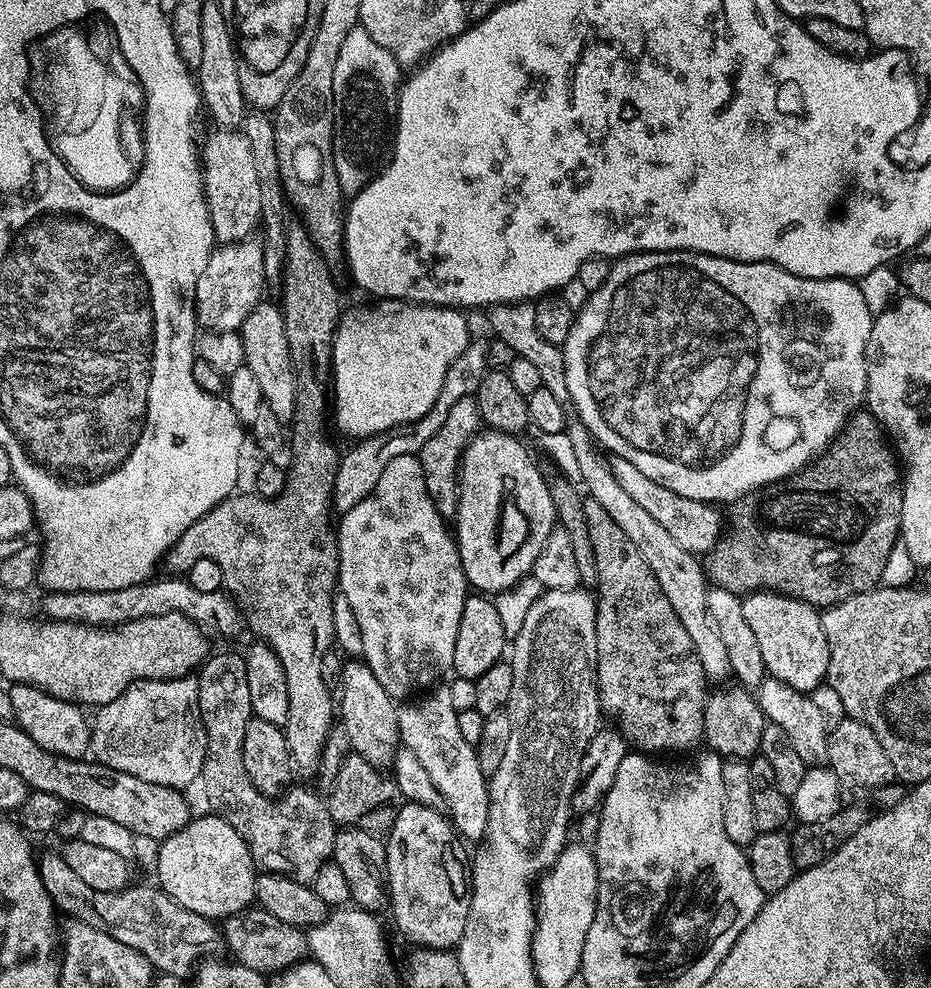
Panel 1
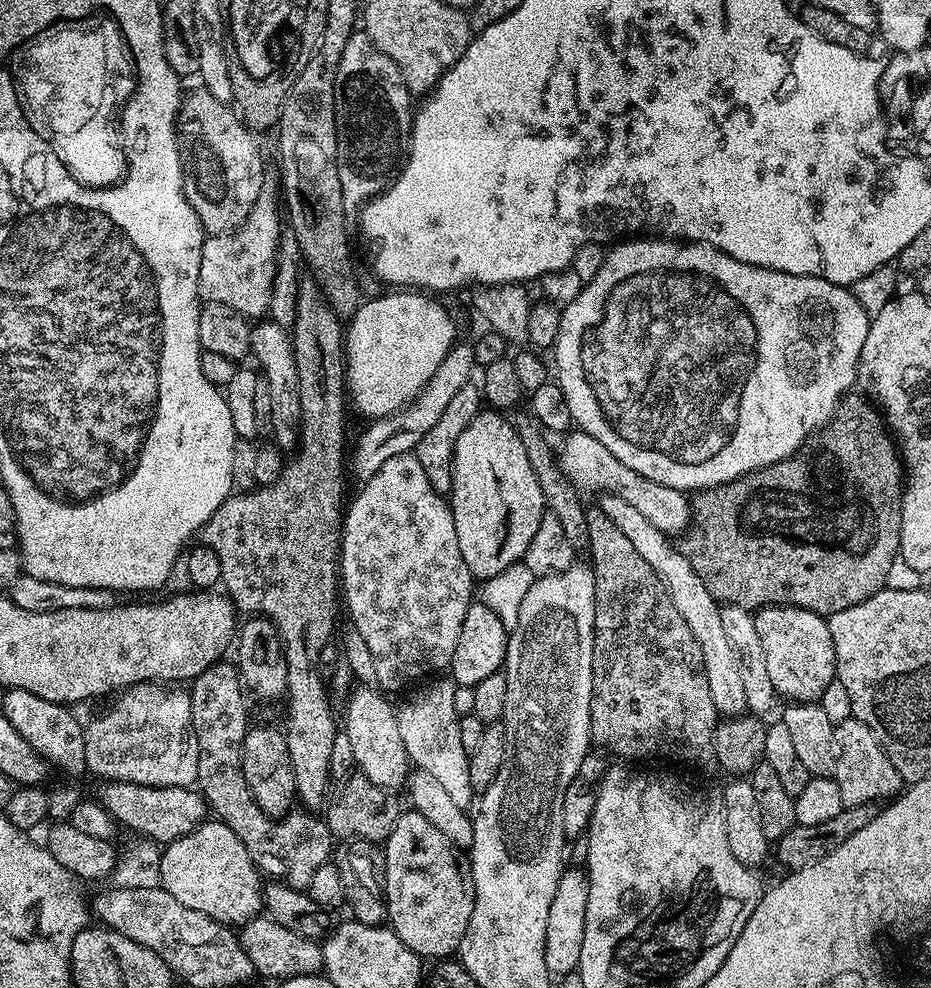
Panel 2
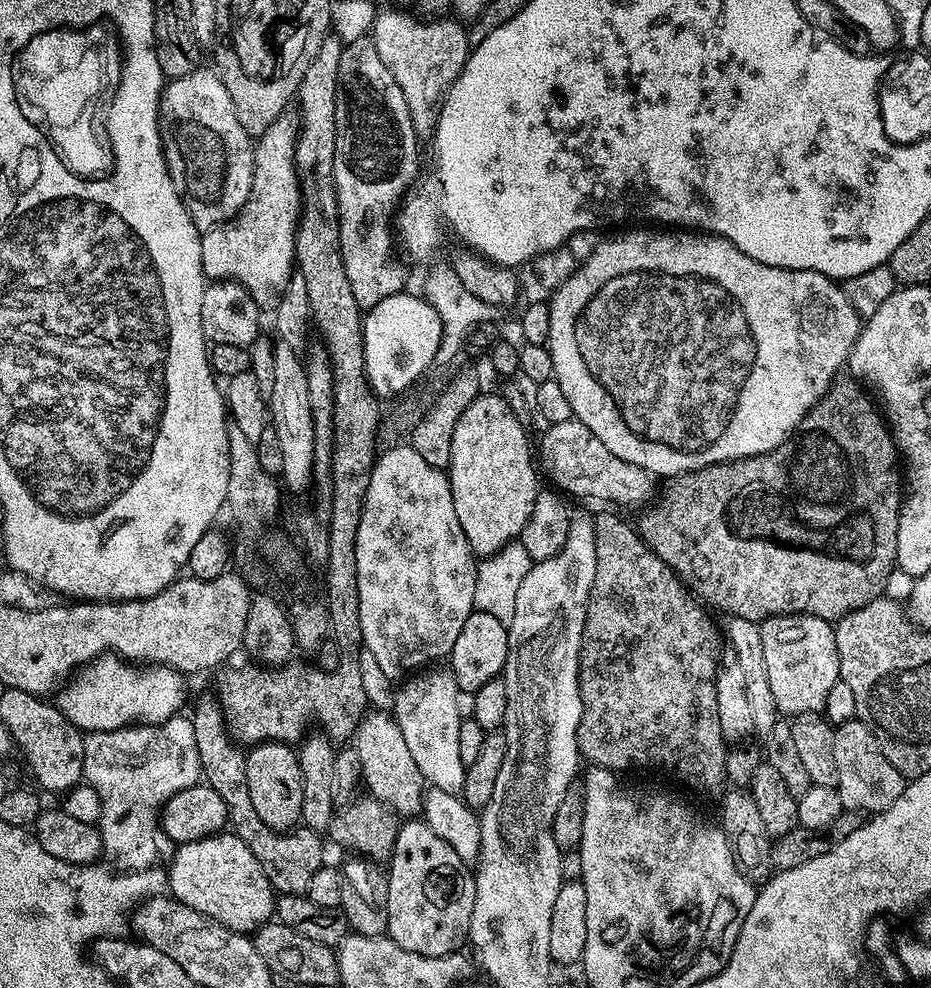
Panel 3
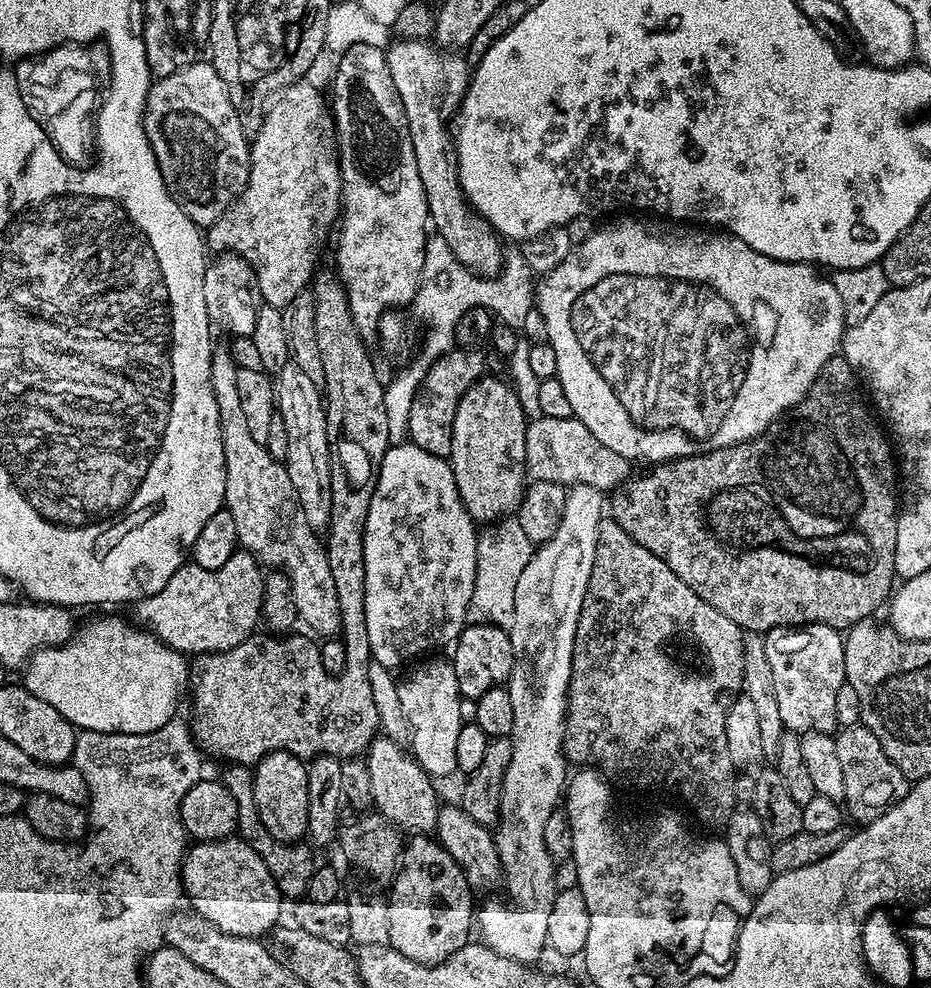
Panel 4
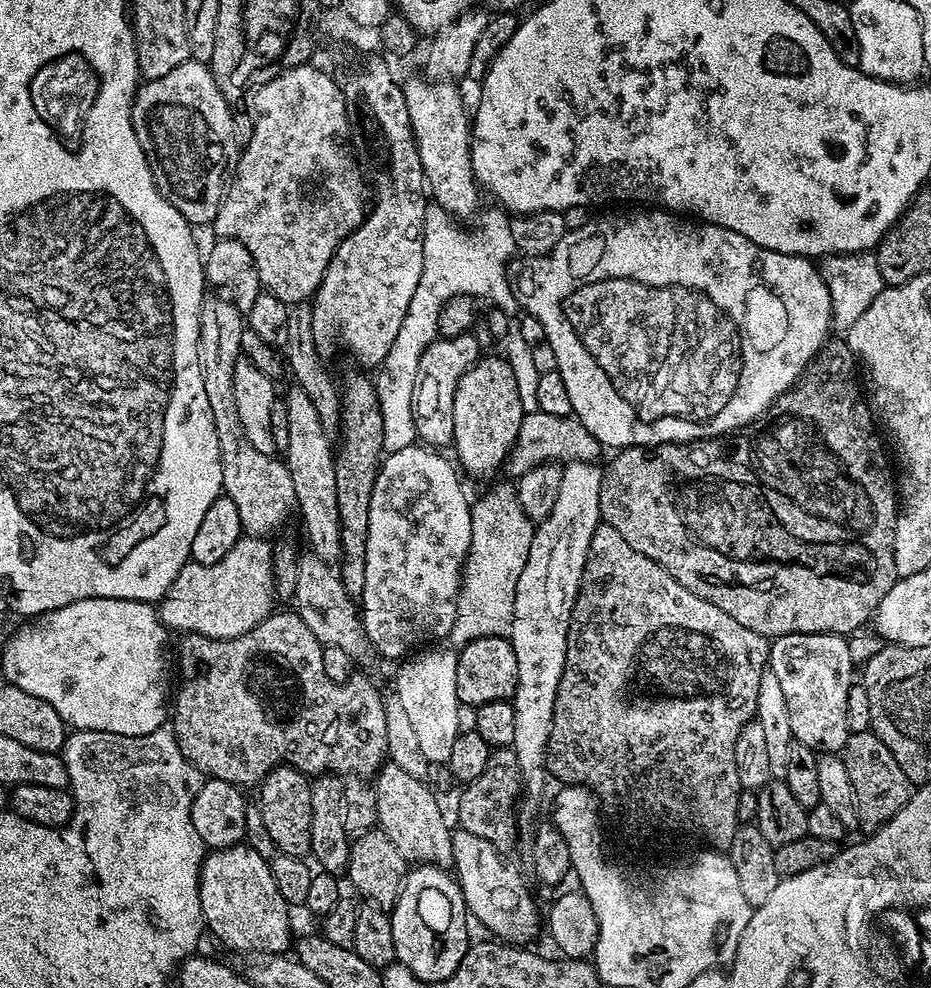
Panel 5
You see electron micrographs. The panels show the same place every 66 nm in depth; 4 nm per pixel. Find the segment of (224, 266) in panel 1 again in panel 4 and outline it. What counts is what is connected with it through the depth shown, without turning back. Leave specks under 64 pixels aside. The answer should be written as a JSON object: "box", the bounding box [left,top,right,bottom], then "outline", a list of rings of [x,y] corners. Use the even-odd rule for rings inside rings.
{"box":[206,79,342,309],"outline":[[[307,79],[297,80],[295,84],[291,84],[289,88],[283,89],[275,97],[276,100],[268,108],[268,113],[264,116],[264,121],[260,124],[256,136],[251,137],[250,151],[248,154],[248,181],[246,186],[241,190],[234,203],[229,206],[222,214],[222,218],[218,218],[218,222],[207,225],[206,228],[206,244],[209,249],[213,248],[213,253],[223,254],[233,252],[234,255],[242,257],[245,262],[252,268],[254,274],[258,278],[258,286],[260,287],[260,299],[267,307],[284,309],[286,305],[294,301],[295,296],[305,291],[311,285],[314,279],[314,273],[317,271],[316,255],[320,252],[320,243],[328,236],[328,231],[333,231],[334,225],[342,216],[342,189],[340,187],[340,158],[338,149],[334,143],[334,117],[330,111],[329,105],[326,103],[326,96],[319,92],[314,85],[308,84]]]}

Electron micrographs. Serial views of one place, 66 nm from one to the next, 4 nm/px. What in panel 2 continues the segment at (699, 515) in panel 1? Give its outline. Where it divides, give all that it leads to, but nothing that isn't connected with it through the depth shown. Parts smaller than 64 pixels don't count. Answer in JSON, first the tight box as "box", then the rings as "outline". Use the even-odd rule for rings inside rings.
{"box":[558,430,692,534],"outline":[[[572,430],[563,440],[564,445],[558,448],[560,468],[578,489],[585,493],[596,492],[623,498],[625,502],[630,502],[630,506],[636,507],[653,526],[658,526],[658,530],[669,534],[683,533],[691,525],[692,505],[685,493],[679,492],[677,488],[662,486],[662,482],[654,482],[638,474],[638,470],[630,470],[630,466],[618,462],[618,458],[614,458],[614,454],[610,454],[610,450],[606,450],[606,446],[602,446],[602,442],[590,434]]]}

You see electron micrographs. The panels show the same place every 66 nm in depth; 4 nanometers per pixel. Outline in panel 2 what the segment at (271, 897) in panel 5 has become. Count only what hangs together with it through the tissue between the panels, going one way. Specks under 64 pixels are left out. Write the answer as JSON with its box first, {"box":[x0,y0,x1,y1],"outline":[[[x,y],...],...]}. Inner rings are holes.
{"box":[159,818,264,926],"outline":[[[215,818],[205,819],[190,834],[180,836],[167,845],[160,853],[159,883],[182,902],[182,906],[190,906],[190,910],[198,910],[220,924],[229,926],[243,926],[247,920],[253,920],[261,915],[264,907],[264,894],[262,891],[262,876],[256,864],[250,858],[246,846],[242,846],[242,838],[230,830],[221,820]]]}

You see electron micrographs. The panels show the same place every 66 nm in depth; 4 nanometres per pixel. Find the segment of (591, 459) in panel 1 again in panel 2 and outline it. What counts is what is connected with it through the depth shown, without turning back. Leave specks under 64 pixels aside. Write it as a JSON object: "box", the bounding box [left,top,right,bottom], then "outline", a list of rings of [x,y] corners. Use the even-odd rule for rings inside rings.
{"box":[598,495,748,717],"outline":[[[601,495],[598,500],[598,507],[626,538],[630,538],[630,543],[634,545],[634,550],[650,562],[650,566],[658,574],[658,578],[663,582],[668,597],[674,602],[674,608],[678,614],[682,614],[686,624],[694,634],[698,646],[702,650],[702,662],[704,663],[704,673],[706,682],[710,686],[710,698],[714,698],[714,706],[721,717],[743,716],[748,712],[746,706],[746,693],[742,691],[742,666],[738,658],[738,650],[734,650],[730,637],[726,635],[722,627],[722,616],[720,614],[721,605],[706,590],[702,578],[694,574],[694,566],[680,552],[675,543],[671,544],[669,533],[658,530],[658,526],[653,526],[636,507],[630,506],[630,502],[625,502],[623,498]]]}

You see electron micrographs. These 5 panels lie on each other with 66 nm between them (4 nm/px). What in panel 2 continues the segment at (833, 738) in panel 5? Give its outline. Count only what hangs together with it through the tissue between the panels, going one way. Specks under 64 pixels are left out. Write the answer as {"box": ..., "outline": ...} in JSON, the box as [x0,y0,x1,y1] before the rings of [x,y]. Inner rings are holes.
{"box":[754,604,836,704],"outline":[[[767,604],[765,608],[755,609],[754,627],[758,630],[758,639],[762,642],[762,651],[766,654],[766,667],[770,673],[770,682],[774,682],[774,690],[777,697],[783,698],[788,702],[799,702],[801,704],[811,704],[819,701],[822,690],[826,690],[826,686],[830,686],[830,682],[836,679],[836,659],[834,658],[834,638],[830,638],[830,630],[825,617],[820,616],[817,612],[811,612],[805,608],[789,608],[782,604]]]}

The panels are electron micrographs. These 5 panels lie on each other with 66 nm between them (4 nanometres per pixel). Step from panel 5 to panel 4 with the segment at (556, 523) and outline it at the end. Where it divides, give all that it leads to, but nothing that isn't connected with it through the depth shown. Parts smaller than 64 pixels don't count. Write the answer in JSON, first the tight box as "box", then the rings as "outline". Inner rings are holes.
{"box":[478,484,606,966],"outline":[[[573,484],[567,489],[567,493],[566,504],[562,506],[562,522],[558,522],[554,538],[533,551],[530,562],[526,562],[526,570],[522,570],[522,575],[518,577],[518,586],[514,586],[514,610],[510,629],[514,662],[506,685],[510,702],[514,705],[514,730],[510,737],[512,761],[510,766],[506,766],[500,799],[500,819],[494,828],[502,885],[508,891],[508,900],[512,904],[488,900],[478,908],[479,939],[490,950],[529,966],[535,965],[536,959],[546,952],[550,910],[558,899],[555,888],[557,863],[546,850],[546,822],[550,819],[550,814],[557,811],[570,776],[570,768],[564,758],[564,721],[568,715],[574,634],[578,630],[578,618],[582,614],[582,598],[586,598],[590,570],[594,570],[600,522],[606,512],[605,493],[594,486]]]}

